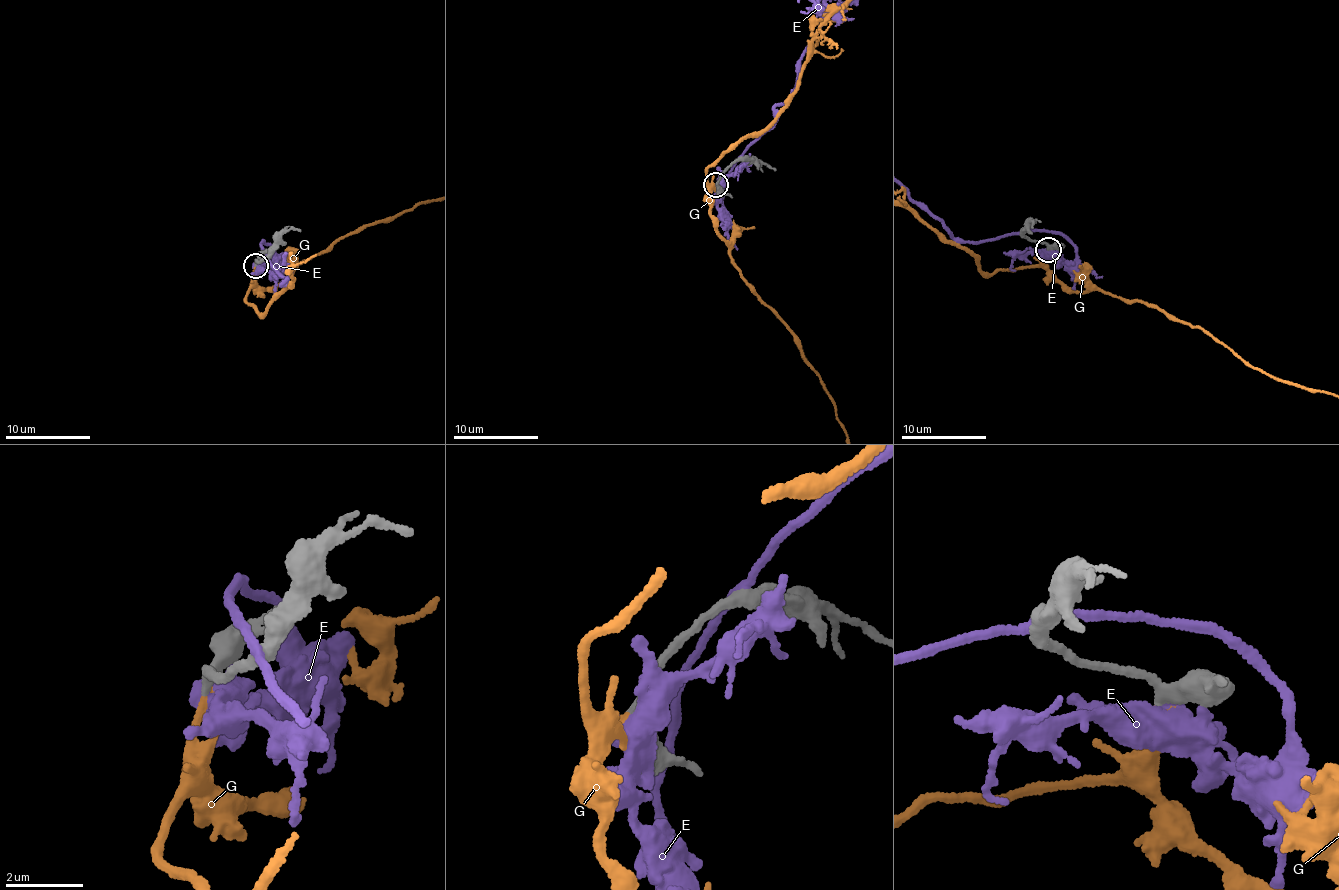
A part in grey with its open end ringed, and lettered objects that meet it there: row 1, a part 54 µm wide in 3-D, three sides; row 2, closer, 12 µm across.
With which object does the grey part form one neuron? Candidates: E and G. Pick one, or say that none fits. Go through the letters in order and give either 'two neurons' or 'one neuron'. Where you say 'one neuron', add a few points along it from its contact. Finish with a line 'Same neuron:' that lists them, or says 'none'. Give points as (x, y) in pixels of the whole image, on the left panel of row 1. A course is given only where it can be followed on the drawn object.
E: two neurons
G: one neuron
Same neuron: G

